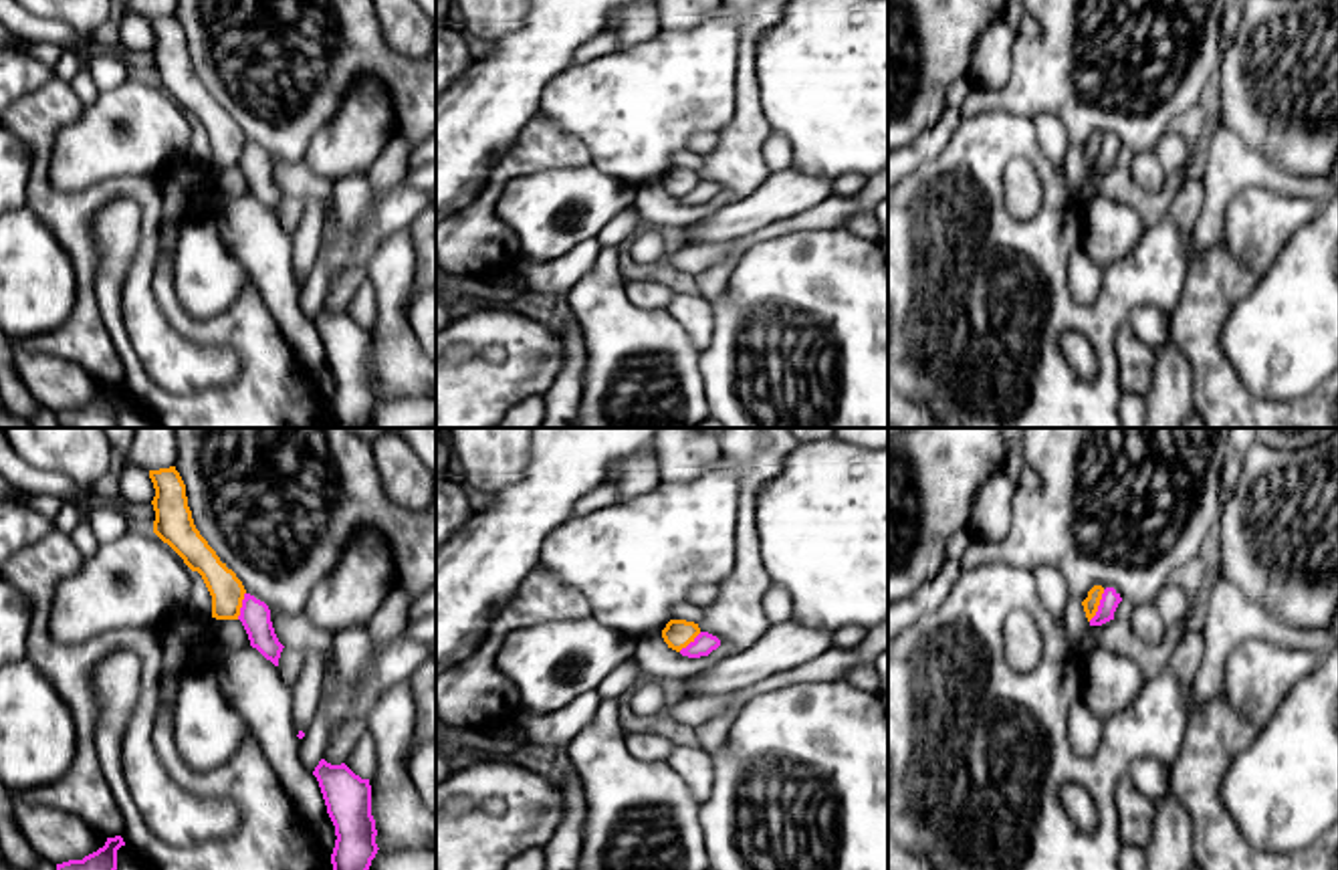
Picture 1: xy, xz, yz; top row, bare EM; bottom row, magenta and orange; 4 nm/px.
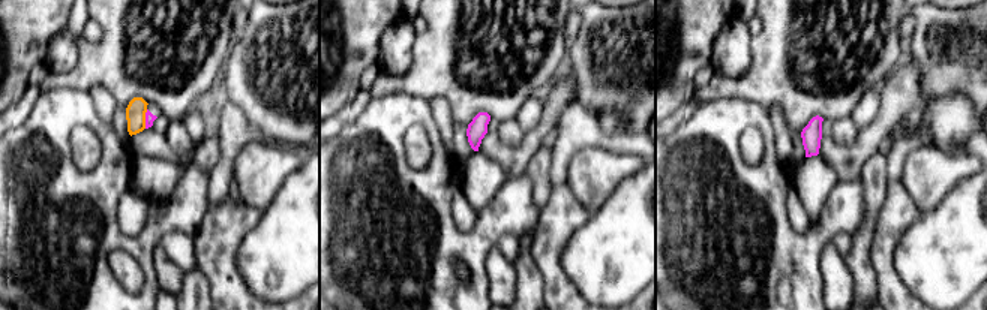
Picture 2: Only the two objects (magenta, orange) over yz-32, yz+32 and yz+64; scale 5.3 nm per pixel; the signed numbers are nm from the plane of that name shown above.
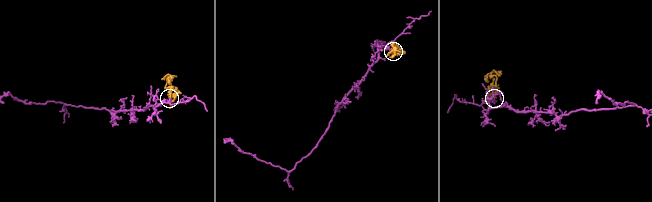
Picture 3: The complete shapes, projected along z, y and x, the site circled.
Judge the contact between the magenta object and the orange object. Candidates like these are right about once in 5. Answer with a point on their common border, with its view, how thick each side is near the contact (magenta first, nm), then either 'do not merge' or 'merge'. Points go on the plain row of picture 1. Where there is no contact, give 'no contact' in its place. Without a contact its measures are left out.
yz (1098, 154) | 70/70 nm | do not merge

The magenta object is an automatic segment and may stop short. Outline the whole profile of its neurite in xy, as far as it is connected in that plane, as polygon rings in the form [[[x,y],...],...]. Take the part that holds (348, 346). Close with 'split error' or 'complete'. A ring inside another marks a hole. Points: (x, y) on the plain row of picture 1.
[[[325,307],[319,309],[313,323],[335,373],[333,422],[339,428],[363,428],[379,398],[369,327],[361,327],[345,311],[331,313]]]; complete

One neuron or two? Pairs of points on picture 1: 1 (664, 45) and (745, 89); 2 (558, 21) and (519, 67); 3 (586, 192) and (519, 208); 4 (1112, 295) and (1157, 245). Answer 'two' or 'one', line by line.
1: two
2: one
3: one
4: one

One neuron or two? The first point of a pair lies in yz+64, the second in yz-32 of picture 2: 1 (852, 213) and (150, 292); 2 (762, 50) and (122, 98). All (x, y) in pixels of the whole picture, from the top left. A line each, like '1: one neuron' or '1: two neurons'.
1: one neuron
2: one neuron

